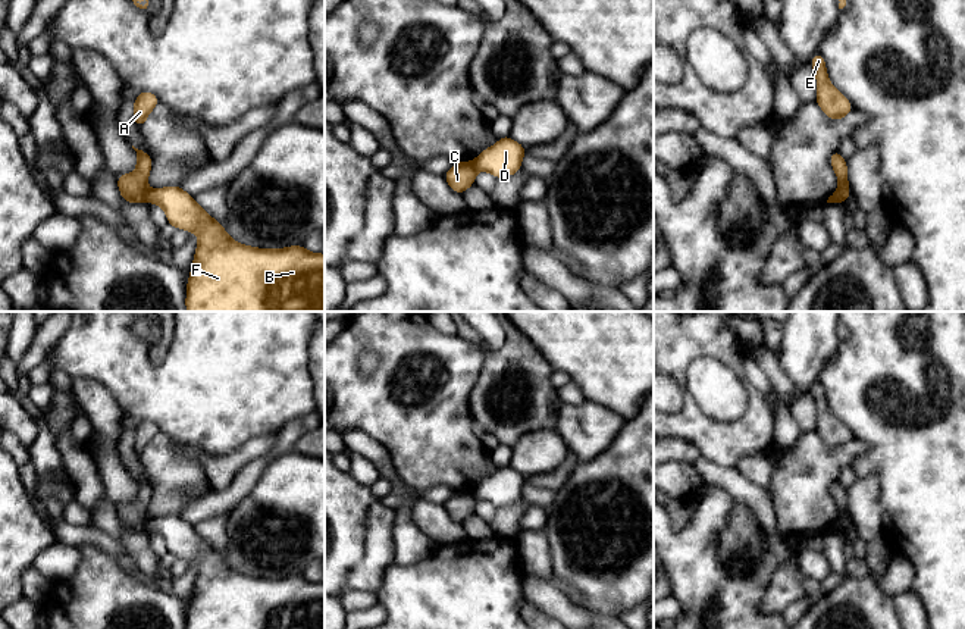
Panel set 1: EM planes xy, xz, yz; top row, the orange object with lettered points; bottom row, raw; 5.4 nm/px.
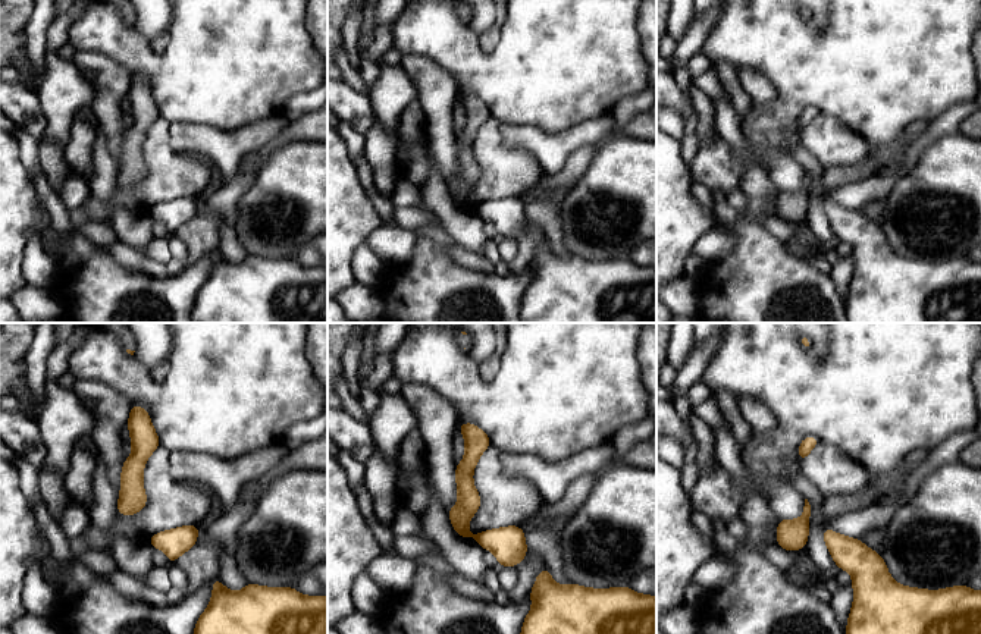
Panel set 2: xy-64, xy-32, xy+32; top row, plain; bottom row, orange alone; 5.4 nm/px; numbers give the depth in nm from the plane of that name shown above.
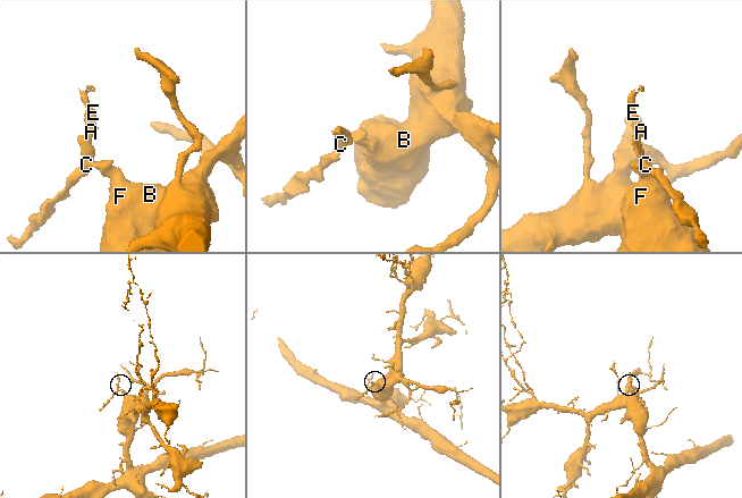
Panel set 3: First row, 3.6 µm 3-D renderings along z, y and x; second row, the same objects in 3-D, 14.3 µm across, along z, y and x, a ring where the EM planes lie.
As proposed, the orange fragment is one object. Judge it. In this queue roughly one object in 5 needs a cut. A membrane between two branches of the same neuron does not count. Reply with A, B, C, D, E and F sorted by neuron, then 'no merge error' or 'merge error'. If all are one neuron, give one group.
A C E / B D F | merge error

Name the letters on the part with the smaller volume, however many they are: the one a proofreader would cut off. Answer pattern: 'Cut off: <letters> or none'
Cut off: A, C, E

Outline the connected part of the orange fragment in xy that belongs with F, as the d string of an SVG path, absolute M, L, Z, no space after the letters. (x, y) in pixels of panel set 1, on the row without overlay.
M178 514L148 519L145 531L162 535L172 557L198 563L194 592L187 613L187 629L325 629L325 583L310 582L303 575L269 579L238 573L217 550L197 533L194 526Z

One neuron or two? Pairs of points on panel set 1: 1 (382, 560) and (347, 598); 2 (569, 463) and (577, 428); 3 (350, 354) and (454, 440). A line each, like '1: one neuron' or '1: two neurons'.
1: two neurons
2: two neurons
3: one neuron

